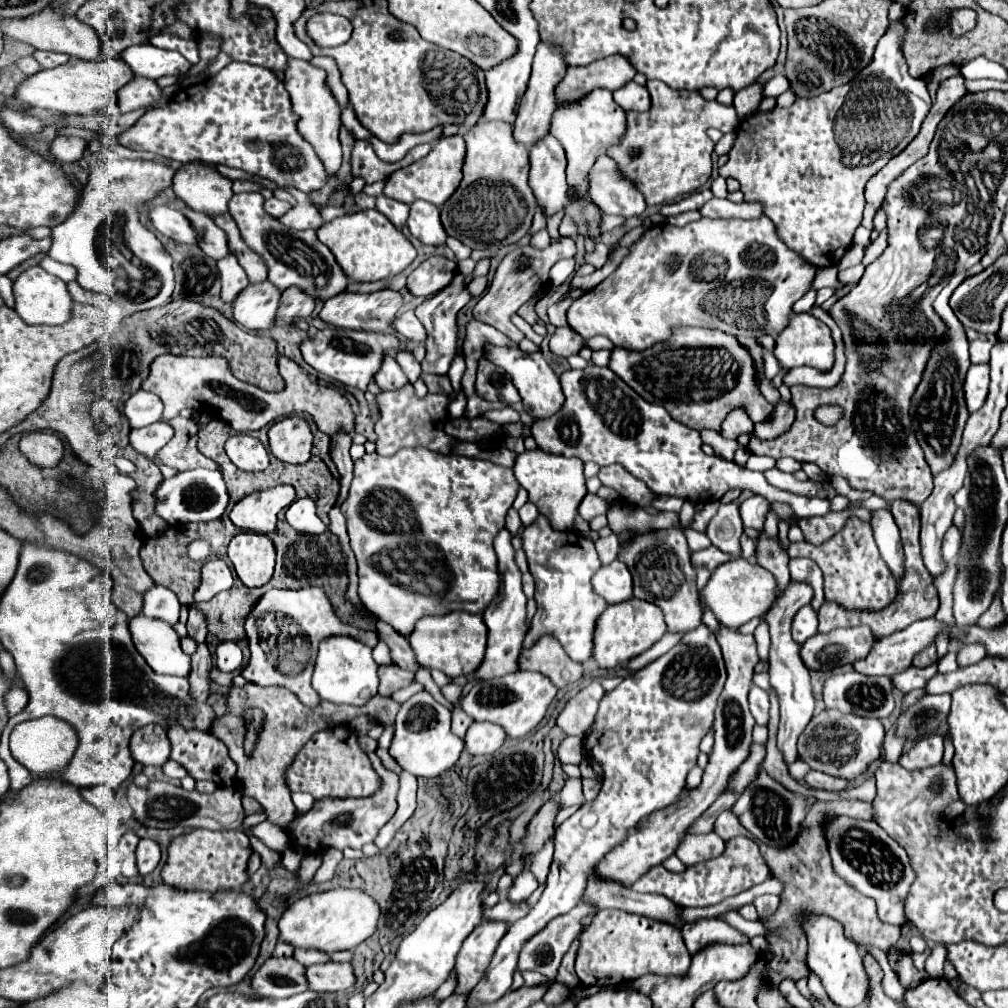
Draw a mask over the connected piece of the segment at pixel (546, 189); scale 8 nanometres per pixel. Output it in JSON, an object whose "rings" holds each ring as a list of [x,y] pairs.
{"rings":[[[552,134],[538,140],[534,148],[530,148],[528,184],[546,218],[554,216],[566,204],[566,154],[562,144]]]}

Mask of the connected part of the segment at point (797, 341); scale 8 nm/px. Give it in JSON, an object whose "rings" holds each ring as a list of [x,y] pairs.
{"rings":[[[794,314],[790,318],[790,324],[778,334],[774,356],[778,358],[780,366],[786,370],[798,368],[798,366],[810,366],[820,372],[828,372],[834,364],[834,340],[830,336],[830,328],[824,322],[818,322],[812,318],[812,314]]]}

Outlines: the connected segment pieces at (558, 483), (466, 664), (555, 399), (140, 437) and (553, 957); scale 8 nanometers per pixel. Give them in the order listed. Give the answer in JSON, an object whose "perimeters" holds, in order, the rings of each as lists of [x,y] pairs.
{"perimeters":[[[[542,450],[524,452],[516,458],[514,476],[528,492],[528,500],[540,510],[542,516],[550,520],[552,530],[558,532],[572,532],[574,520],[578,516],[578,508],[584,500],[586,492],[586,478],[582,472],[582,462],[578,458],[562,458],[554,454],[546,454]]],[[[450,612],[444,616],[424,616],[416,622],[414,632],[410,634],[410,646],[420,666],[430,670],[436,668],[446,676],[468,676],[480,666],[484,658],[486,632],[488,628],[482,616],[476,614]]],[[[486,346],[486,358],[490,358],[492,362],[496,362],[498,366],[502,366],[510,376],[514,386],[518,388],[520,396],[522,396],[522,406],[524,412],[528,412],[530,416],[534,416],[536,420],[540,418],[550,418],[552,414],[556,414],[562,408],[564,402],[564,394],[562,388],[558,384],[558,376],[554,374],[552,366],[544,360],[544,356],[540,352],[534,354],[524,354],[520,348],[496,348],[496,346]]],[[[158,420],[158,422],[150,424],[150,426],[130,430],[130,444],[132,444],[132,448],[134,448],[138,454],[150,458],[150,460],[160,468],[160,472],[162,472],[164,478],[170,478],[170,476],[174,476],[178,470],[166,466],[164,462],[160,462],[160,460],[158,460],[158,452],[172,440],[172,436],[174,436],[172,426],[170,426],[168,422],[164,422],[164,420]]],[[[578,904],[574,910],[570,910],[570,914],[564,914],[562,918],[550,922],[550,926],[542,930],[542,934],[530,938],[530,942],[526,942],[526,946],[522,948],[518,960],[520,972],[536,970],[546,978],[556,980],[562,956],[568,952],[574,936],[582,930],[580,920],[590,912],[594,912],[592,906]]]]}

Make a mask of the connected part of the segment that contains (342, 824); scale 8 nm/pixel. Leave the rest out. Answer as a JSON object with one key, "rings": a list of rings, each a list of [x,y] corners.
{"rings":[[[374,752],[370,754],[370,758],[372,758],[372,764],[374,764],[376,774],[380,776],[380,788],[374,792],[374,796],[366,796],[366,798],[346,798],[346,800],[326,798],[326,800],[322,800],[322,802],[316,802],[314,808],[312,808],[308,814],[304,814],[304,816],[300,816],[300,818],[296,816],[296,820],[292,822],[292,826],[286,828],[286,832],[292,836],[292,846],[294,846],[294,848],[302,848],[302,850],[306,850],[306,852],[322,852],[322,850],[326,850],[326,848],[344,850],[346,846],[350,846],[350,848],[362,848],[364,844],[376,840],[380,828],[382,828],[386,822],[390,822],[390,818],[396,814],[396,808],[398,808],[398,806],[396,806],[398,774],[388,772],[388,770],[382,766],[380,758],[378,758]]]}

